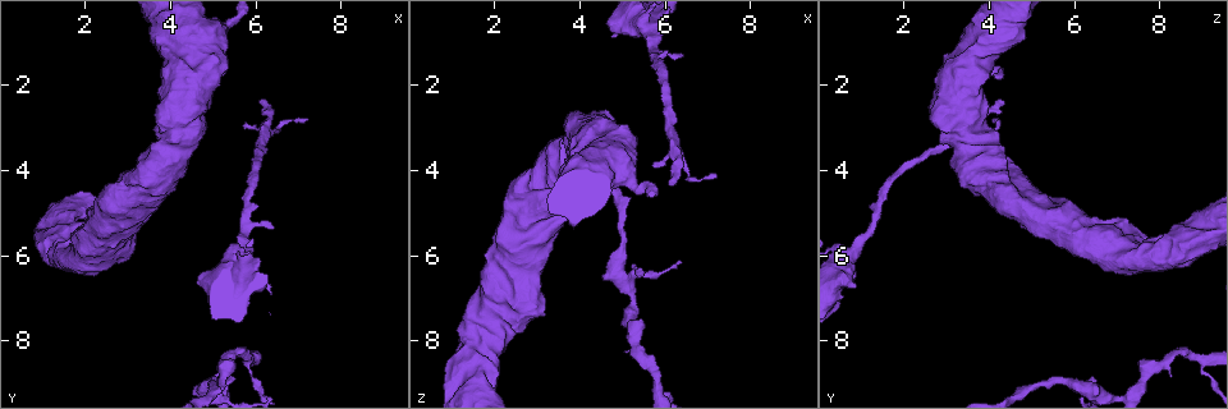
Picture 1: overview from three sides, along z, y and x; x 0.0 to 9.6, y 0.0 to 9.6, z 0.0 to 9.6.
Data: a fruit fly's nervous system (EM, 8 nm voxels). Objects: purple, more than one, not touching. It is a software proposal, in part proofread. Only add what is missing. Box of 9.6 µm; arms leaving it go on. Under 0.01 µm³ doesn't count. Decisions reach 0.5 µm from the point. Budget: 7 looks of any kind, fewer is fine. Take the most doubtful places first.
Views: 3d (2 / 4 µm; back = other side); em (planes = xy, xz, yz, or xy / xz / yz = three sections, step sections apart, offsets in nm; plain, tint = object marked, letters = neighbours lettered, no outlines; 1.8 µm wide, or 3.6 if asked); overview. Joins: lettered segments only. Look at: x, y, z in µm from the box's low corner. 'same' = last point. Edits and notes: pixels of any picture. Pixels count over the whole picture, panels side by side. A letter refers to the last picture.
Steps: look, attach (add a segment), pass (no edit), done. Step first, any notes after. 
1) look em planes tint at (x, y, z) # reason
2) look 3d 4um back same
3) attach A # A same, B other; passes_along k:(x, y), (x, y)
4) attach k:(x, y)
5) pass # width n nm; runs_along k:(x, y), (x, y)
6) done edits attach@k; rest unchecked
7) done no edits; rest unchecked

look 3d 2um at (6.10, 2.40, 4.25) # an open end

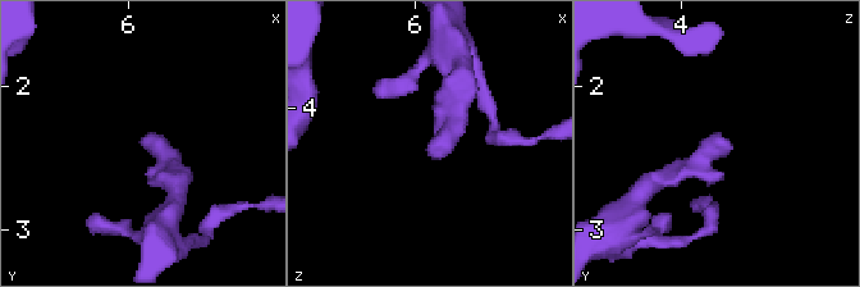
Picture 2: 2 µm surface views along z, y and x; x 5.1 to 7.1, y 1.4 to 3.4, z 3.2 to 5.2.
look em yz step 4 tint at (6.08, 2.40, 4.30) # now the EM

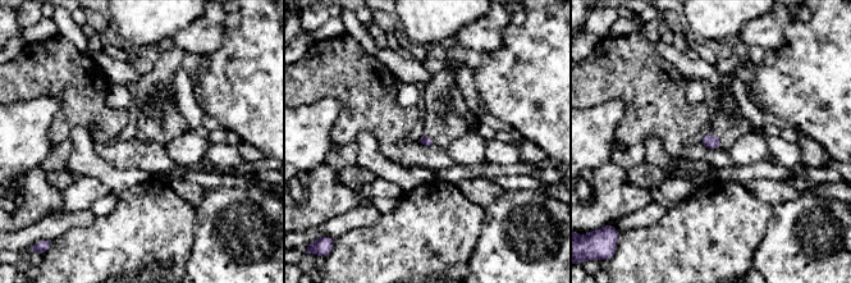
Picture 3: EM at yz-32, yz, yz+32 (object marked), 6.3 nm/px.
look em planes letters same # another direction

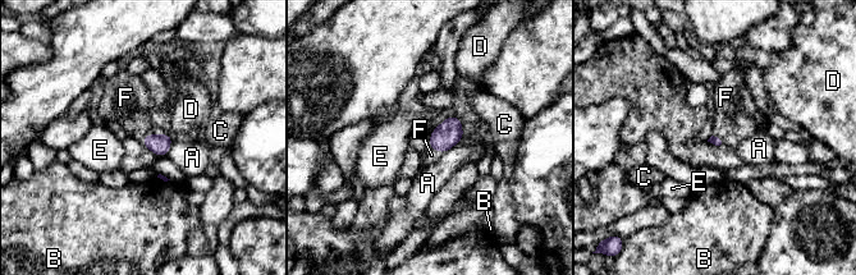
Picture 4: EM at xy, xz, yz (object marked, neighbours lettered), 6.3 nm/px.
attach F # A other, B other, C other, D other, E other, F same; passes_along 4:(447, 134), (435, 150), (431, 156); the neuron continues

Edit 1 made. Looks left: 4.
look em planes letters at (5.55, 8.95, 6.40) # free end

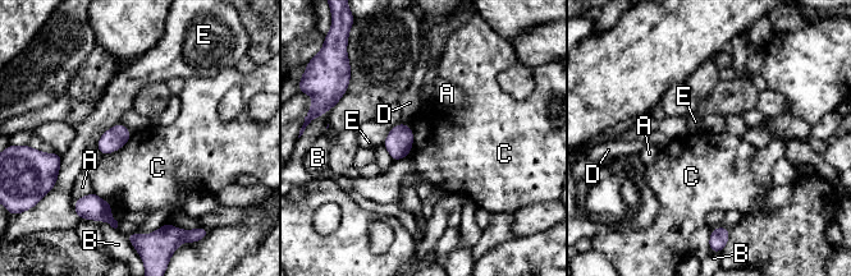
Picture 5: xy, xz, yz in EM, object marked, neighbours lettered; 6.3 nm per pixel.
pass # A other, B other, C other, D other, E other; border 5:(132, 134), (122, 147), (103, 155); none of them fits

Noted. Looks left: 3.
look em xy step 8 tint at (5.85, 8.55, 8.95) # narrows sharply

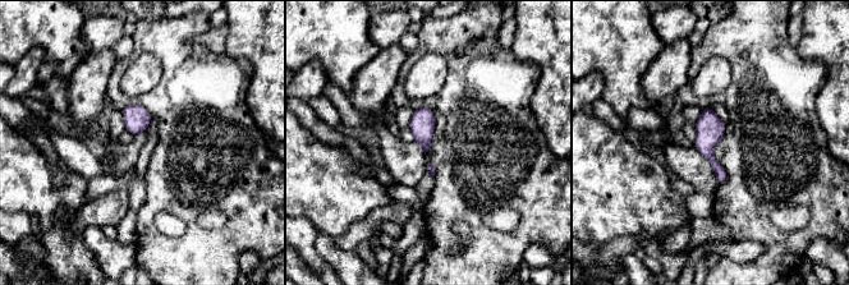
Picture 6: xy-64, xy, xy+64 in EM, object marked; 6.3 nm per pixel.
look em planes letters same # another direction

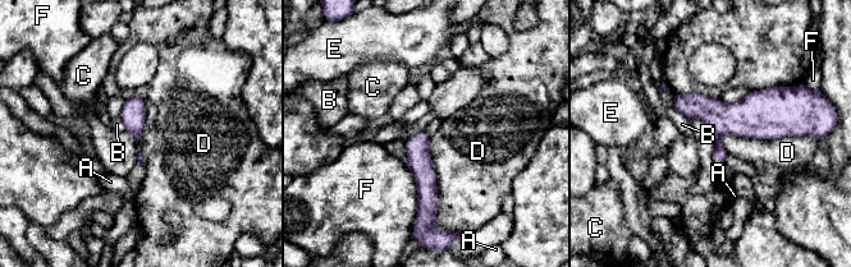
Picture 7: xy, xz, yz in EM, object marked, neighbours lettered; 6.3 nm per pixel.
pass # width 140 nm; A other, B other, C other, D other, E other, F other; border 7:(801, 136), (724, 134), (719, 144); none of them fits

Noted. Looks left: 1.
done edits attach@4; rest unchecked

